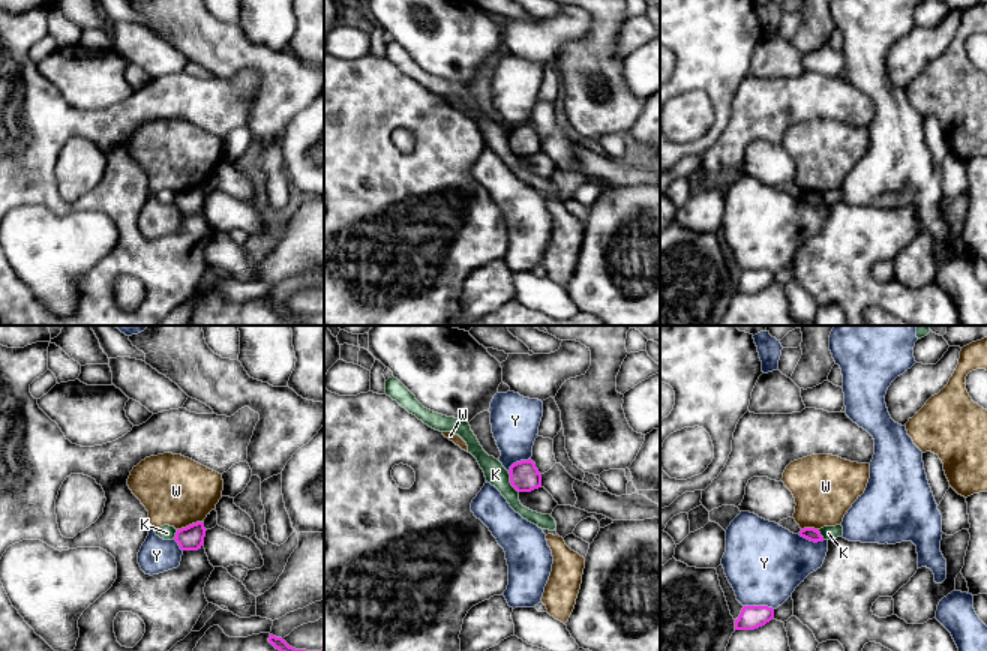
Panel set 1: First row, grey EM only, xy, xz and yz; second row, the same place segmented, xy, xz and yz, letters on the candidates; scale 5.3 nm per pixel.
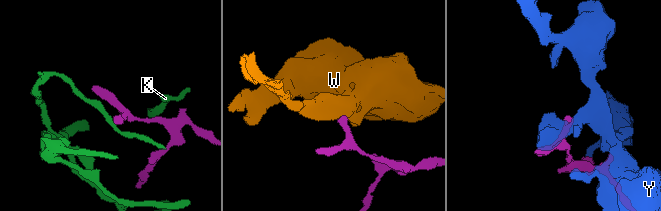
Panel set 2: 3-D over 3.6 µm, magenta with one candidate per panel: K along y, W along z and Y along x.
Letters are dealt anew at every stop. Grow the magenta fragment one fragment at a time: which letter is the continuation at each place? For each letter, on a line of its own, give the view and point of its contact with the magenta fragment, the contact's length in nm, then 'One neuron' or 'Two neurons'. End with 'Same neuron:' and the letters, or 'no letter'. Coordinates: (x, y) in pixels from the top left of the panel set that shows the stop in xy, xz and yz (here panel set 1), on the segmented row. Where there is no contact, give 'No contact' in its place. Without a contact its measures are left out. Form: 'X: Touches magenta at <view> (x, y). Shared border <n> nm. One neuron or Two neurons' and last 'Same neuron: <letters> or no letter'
K: Touches magenta at xz (510, 482). Shared border 130 nm. Two neurons
W: Touches magenta at xy (189, 525). Shared border 140 nm. Two neurons
Y: Touches magenta at yz (759, 606). Shared border 160 nm. Two neurons
Same neuron: no letter

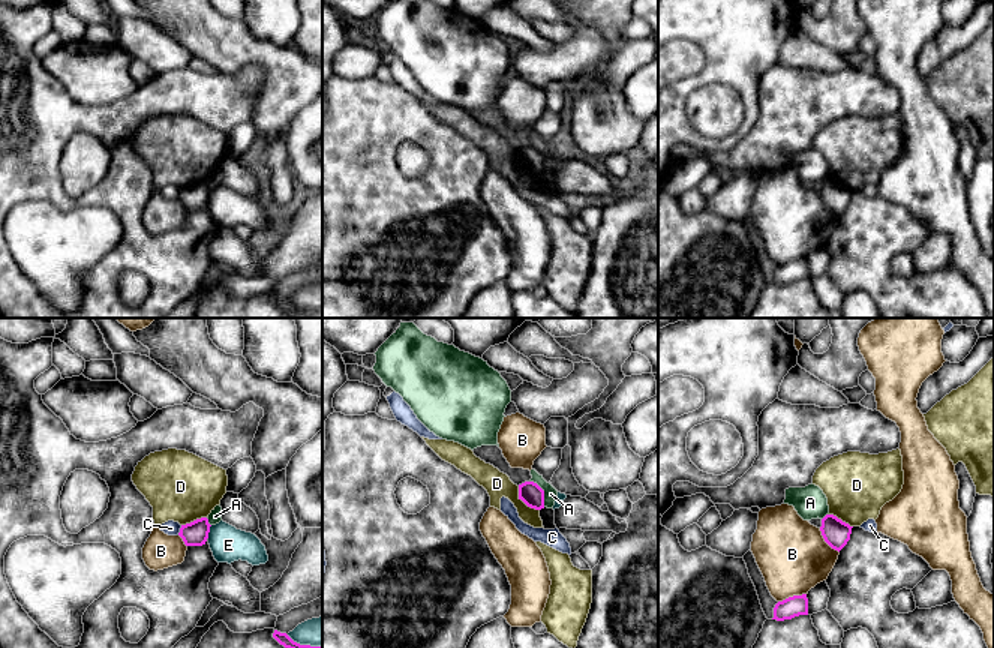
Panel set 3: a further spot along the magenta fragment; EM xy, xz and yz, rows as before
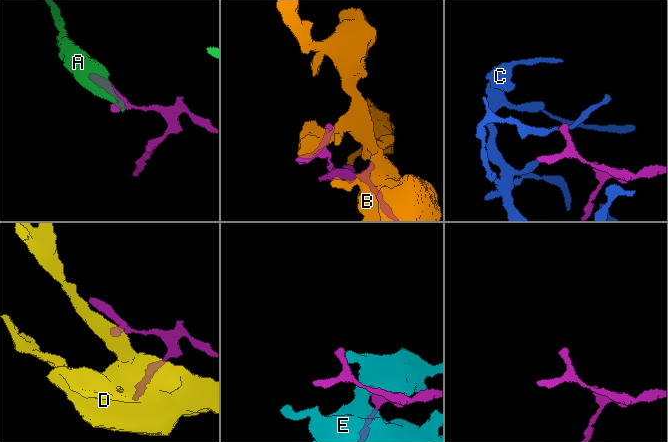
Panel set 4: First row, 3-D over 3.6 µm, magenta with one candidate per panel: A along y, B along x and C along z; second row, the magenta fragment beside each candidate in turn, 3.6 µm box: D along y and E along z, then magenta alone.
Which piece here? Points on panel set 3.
A: Touches magenta at xz (543, 492). Shared border 160 nm. Two neurons
B: Touches magenta at yz (793, 596). Shared border 160 nm. Two neurons
C: Touches magenta at xy (180, 530). Shared border 60 nm. Two neurons
D: Touches magenta at xz (523, 501). Shared border 180 nm. Two neurons
E: Touches magenta at xy (209, 531). Shared border 80 nm. Two neurons
Same neuron: no letter

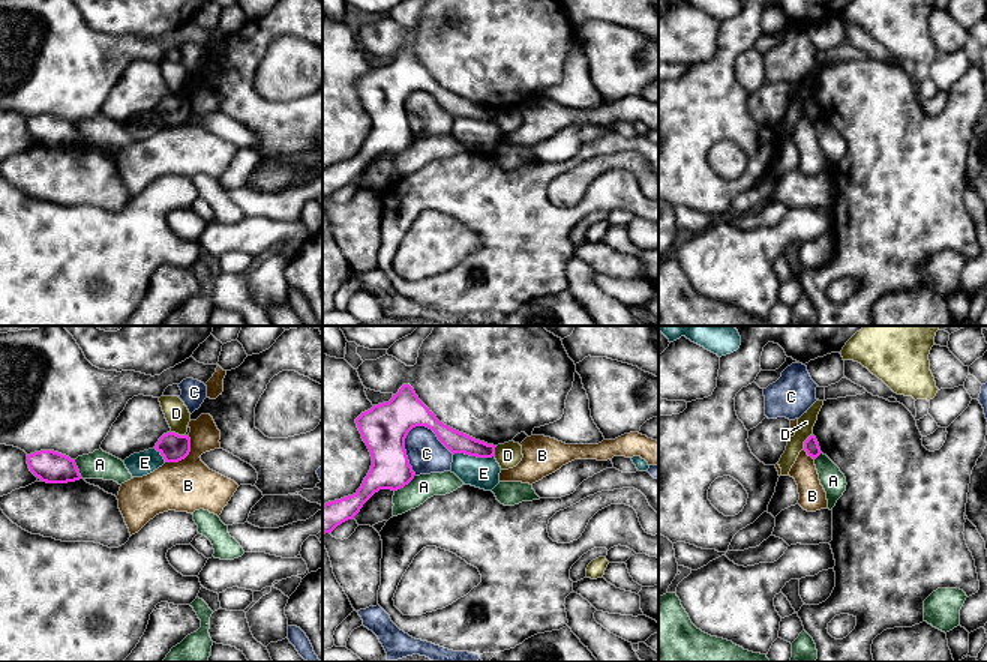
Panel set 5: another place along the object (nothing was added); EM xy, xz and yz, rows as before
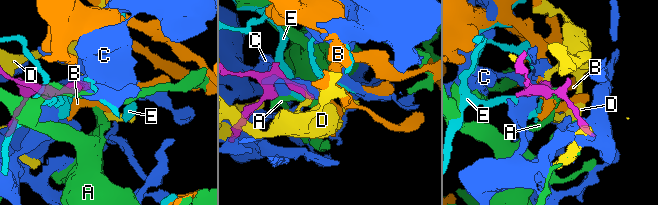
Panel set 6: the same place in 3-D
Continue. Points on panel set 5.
A: Touches magenta at xz (405, 484). Shared border 140 nm. Two neurons
B: Touches magenta at xy (185, 457). Shared border 200 nm. Two neurons
C: Touches magenta at xz (429, 428). Shared border 280 nm. Two neurons
D: Touches magenta at yz (804, 442). Shared border 90 nm. Two neurons
E: Touches magenta at xz (474, 455). Shared border 220 nm. Two neurons
Same neuron: no letter

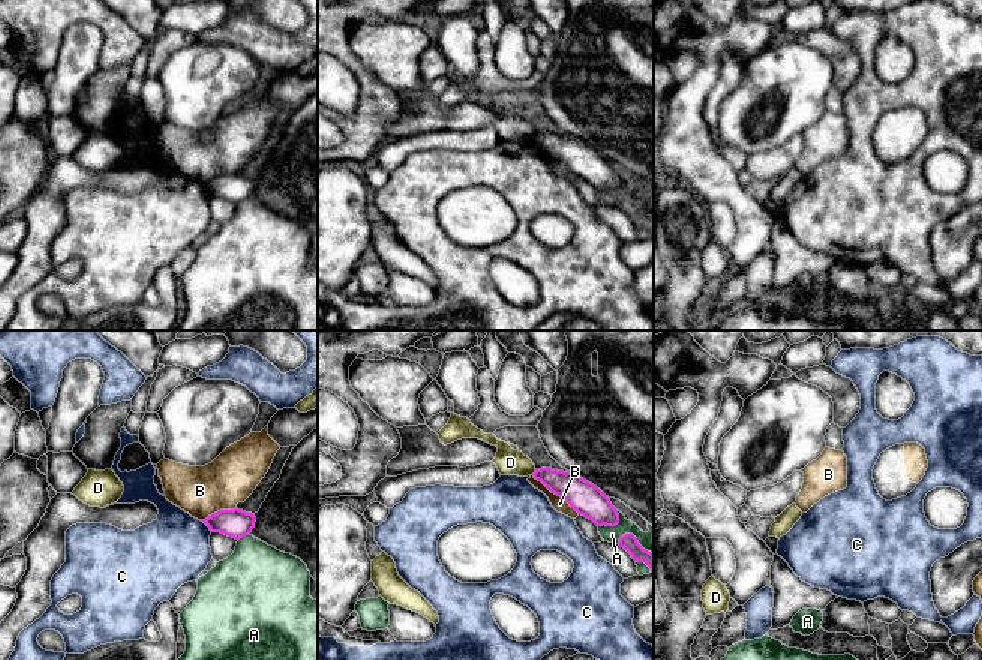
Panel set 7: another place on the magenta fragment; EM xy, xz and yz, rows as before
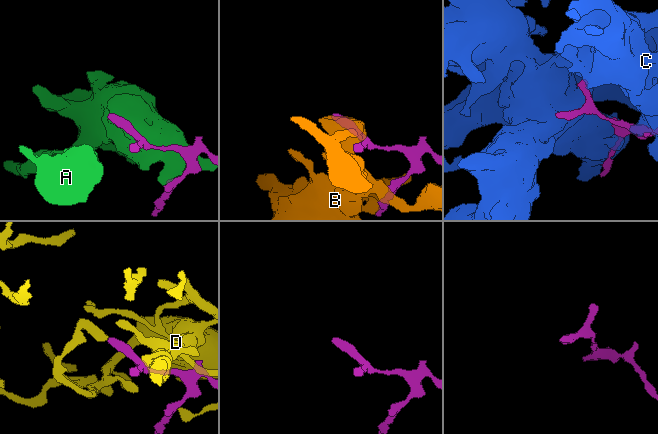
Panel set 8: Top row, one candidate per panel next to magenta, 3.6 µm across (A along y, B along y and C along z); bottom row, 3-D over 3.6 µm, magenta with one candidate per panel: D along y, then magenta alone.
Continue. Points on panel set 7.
A: Touches magenta at xz (613, 525). Shared border 140 nm. Two neurons
B: Touches magenta at xz (555, 494). Shared border 340 nm. Two neurons
C: Touches magenta at xy (206, 524). Shared border 90 nm. Two neurons
D: Touches magenta at xz (535, 471). Shared border 30 nm. Two neurons
Same neuron: no letter

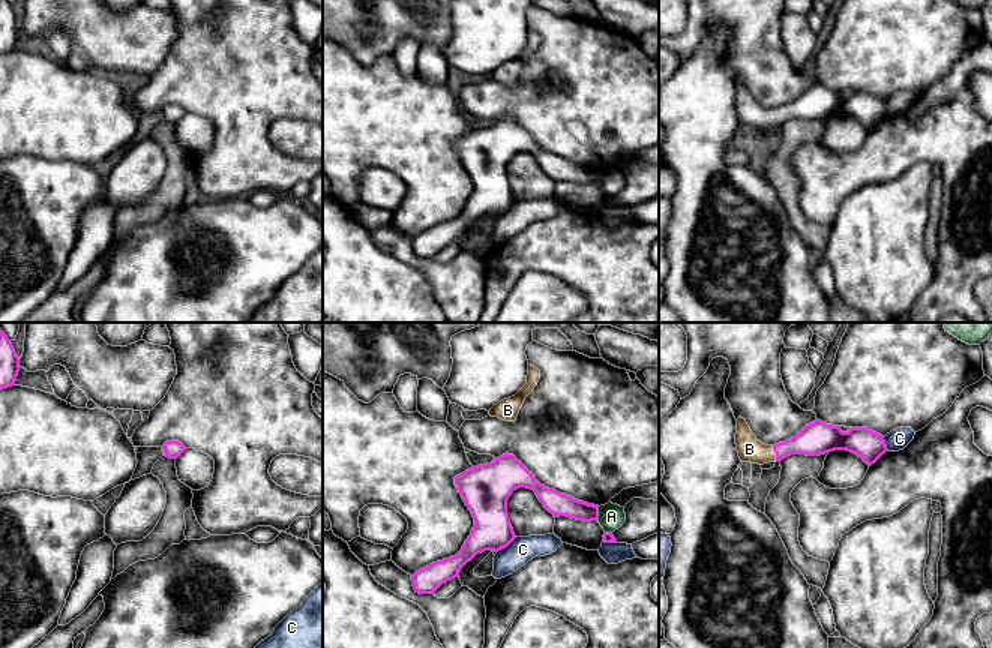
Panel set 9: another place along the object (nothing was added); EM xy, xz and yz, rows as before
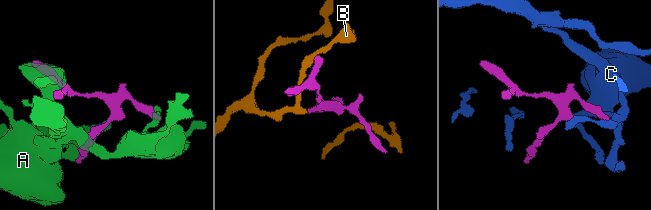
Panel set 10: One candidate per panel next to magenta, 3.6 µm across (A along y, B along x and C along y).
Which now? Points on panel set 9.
A: Touches magenta at xz (598, 515). Shared border 80 nm. Two neurons
B: Touches magenta at yz (775, 452). Shared border 80 nm. One neuron
C: Touches magenta at xz (506, 546). Shared border 140 nm. Two neurons
Same neuron: B

